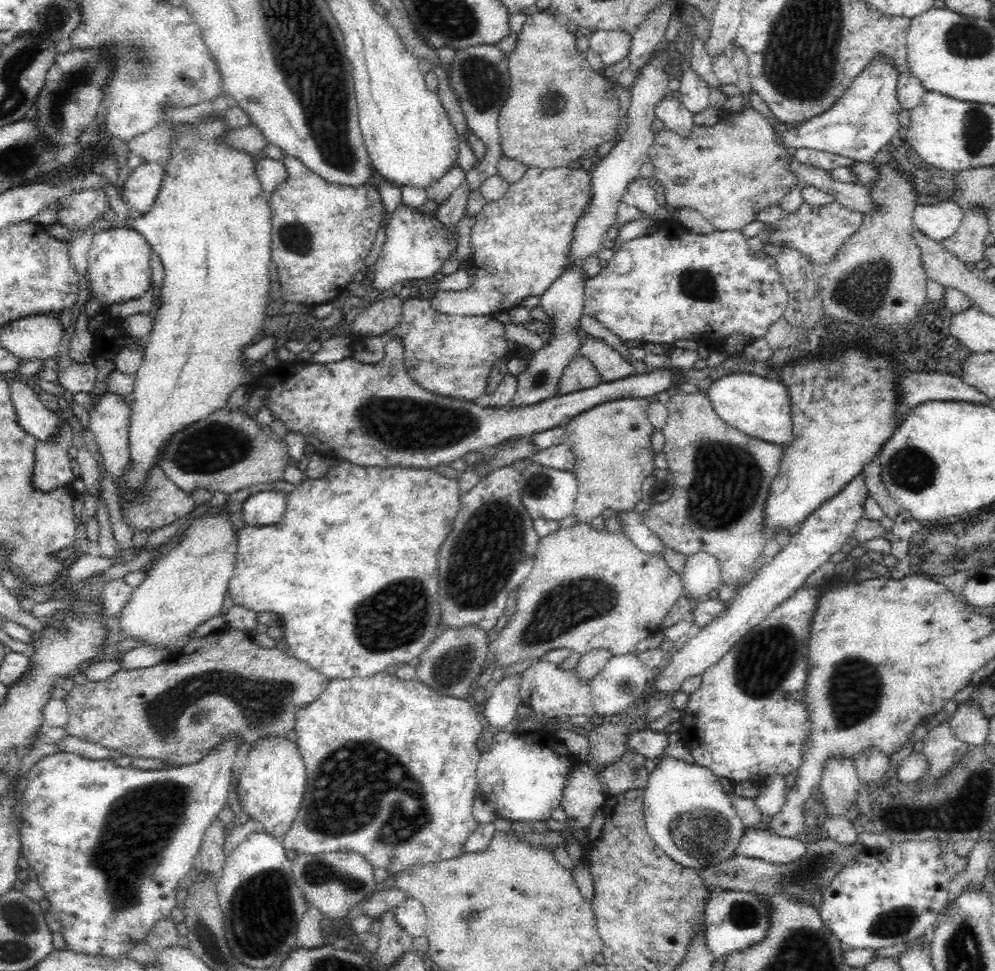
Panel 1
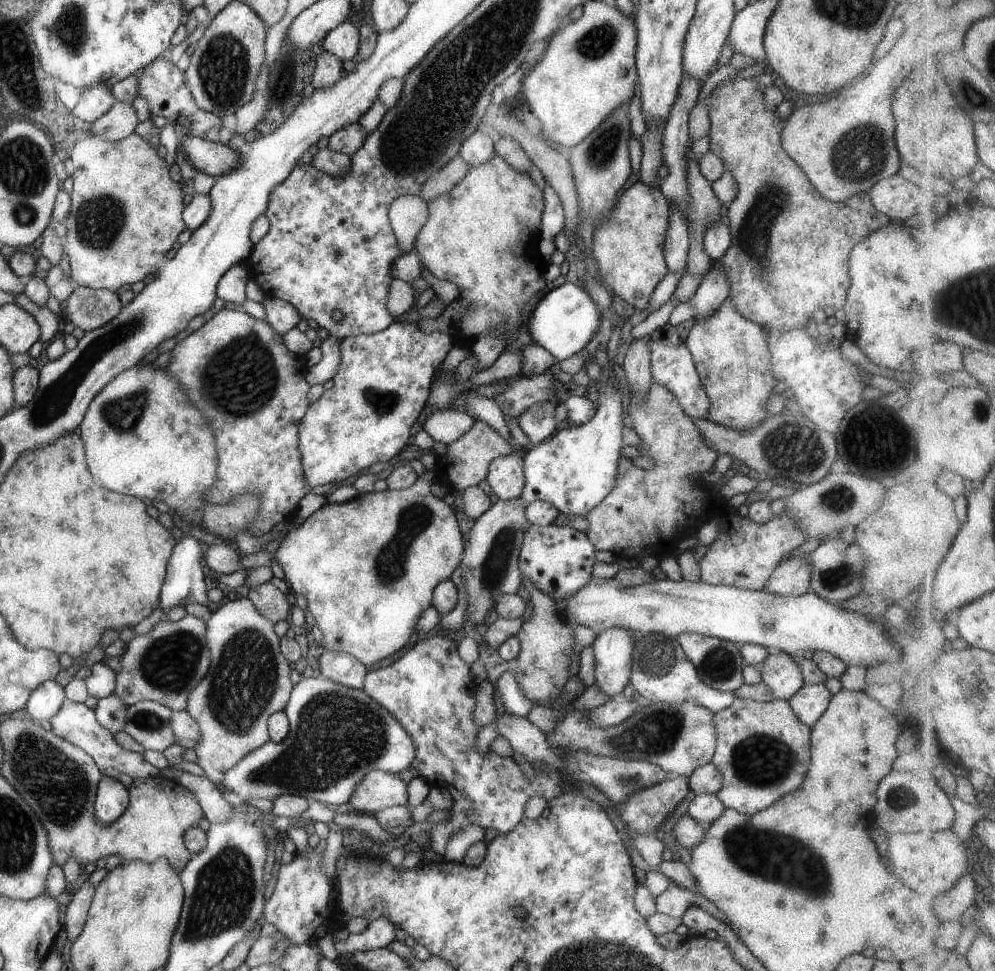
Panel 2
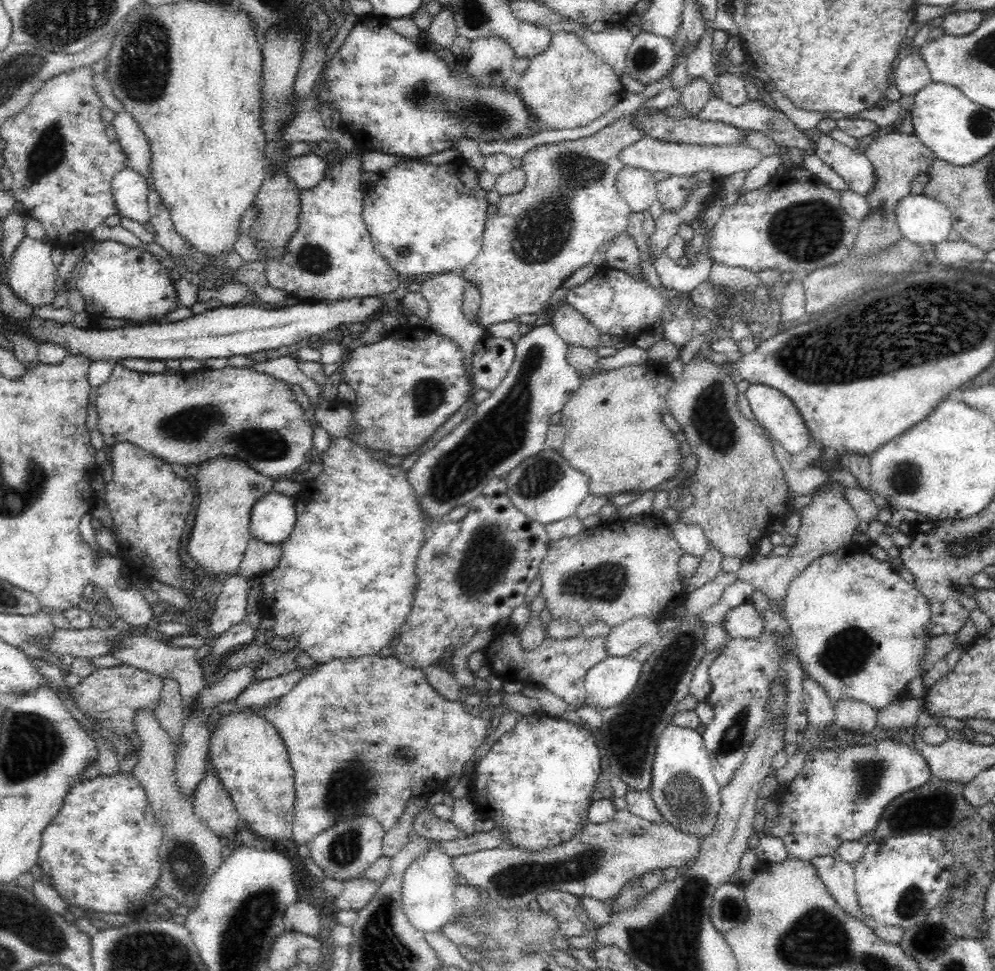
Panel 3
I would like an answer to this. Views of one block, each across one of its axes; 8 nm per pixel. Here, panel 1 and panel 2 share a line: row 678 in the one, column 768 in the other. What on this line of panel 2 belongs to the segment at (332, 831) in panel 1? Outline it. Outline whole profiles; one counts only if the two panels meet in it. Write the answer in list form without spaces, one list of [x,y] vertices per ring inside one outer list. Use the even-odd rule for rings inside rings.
[[[727,297],[708,317],[693,323],[684,345],[691,353],[698,380],[709,401],[705,419],[734,431],[749,431],[760,425],[767,416],[771,416],[765,411],[765,402],[771,394],[771,388],[776,383],[776,378],[771,376],[767,337],[764,327],[743,318],[733,306],[732,300]]]

